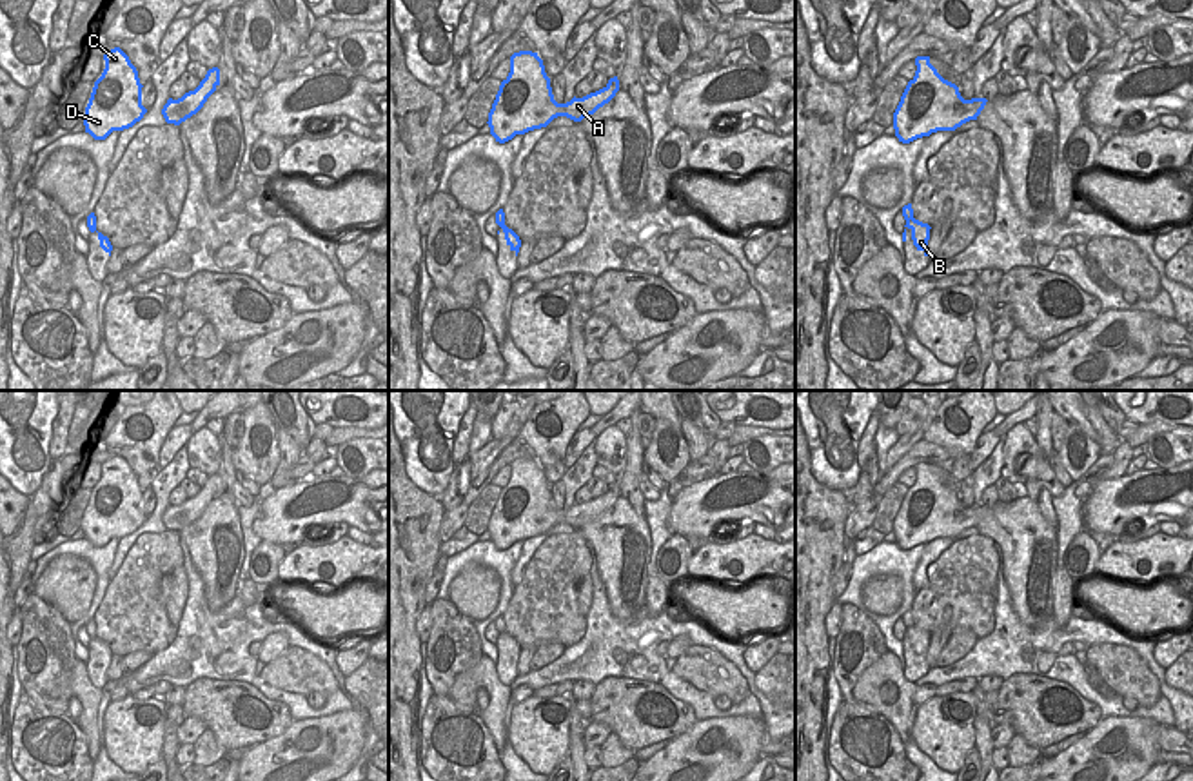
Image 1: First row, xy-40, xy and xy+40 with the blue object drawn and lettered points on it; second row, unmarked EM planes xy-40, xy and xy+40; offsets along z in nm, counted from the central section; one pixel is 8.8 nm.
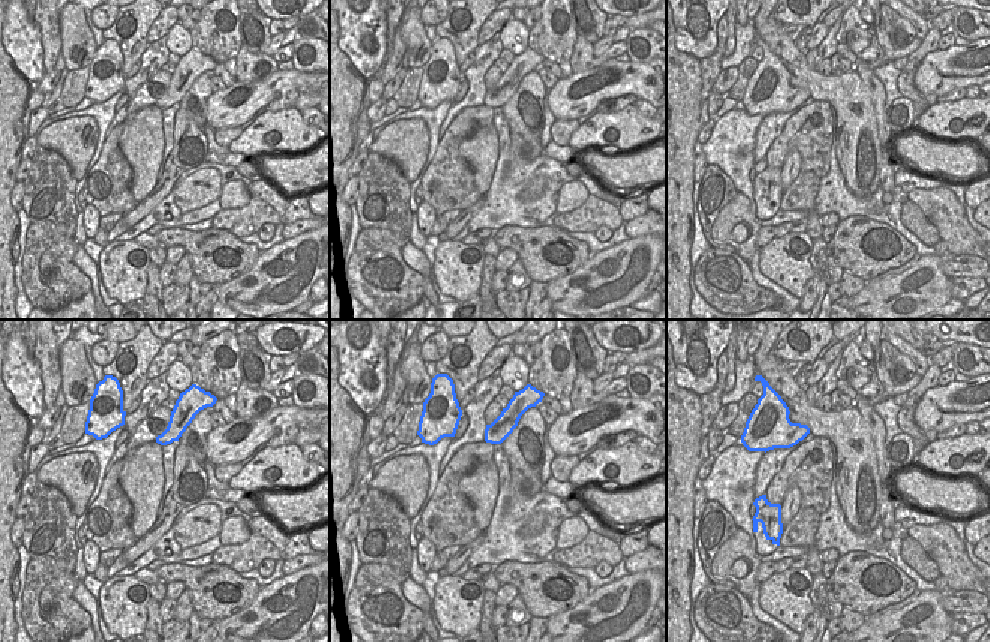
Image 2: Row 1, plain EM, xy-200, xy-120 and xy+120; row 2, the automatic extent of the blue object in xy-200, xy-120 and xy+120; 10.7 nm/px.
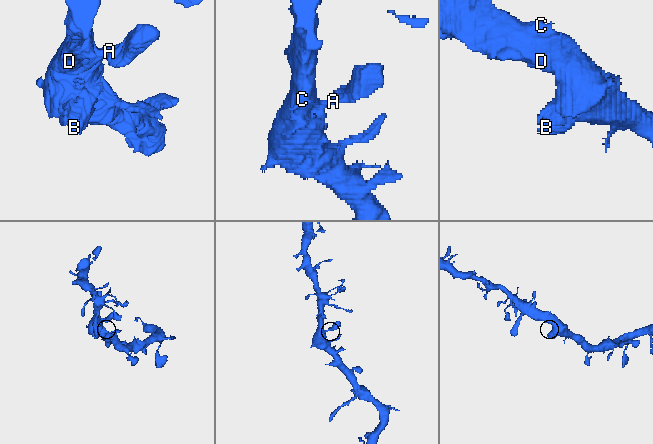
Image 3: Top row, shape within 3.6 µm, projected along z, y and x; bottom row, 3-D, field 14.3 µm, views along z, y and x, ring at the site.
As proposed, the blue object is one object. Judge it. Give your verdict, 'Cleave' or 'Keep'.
Keep.

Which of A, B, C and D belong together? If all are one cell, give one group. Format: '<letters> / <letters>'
A B C D

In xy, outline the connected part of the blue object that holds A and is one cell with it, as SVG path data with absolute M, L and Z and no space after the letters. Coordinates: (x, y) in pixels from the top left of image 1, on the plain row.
M519 458L510 463L510 479L499 492L487 530L496 549L505 550L516 541L547 534L557 523L581 529L608 510L617 498L619 487L614 483L596 499L557 510L543 467L537 460Z

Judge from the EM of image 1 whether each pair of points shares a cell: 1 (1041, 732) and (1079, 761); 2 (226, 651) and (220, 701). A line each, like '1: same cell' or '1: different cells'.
1: different cells
2: different cells

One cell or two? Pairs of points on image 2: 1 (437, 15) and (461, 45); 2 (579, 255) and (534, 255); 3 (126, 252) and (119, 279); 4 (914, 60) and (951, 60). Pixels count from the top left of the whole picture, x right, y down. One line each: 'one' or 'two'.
1: two
2: one
3: one
4: two

